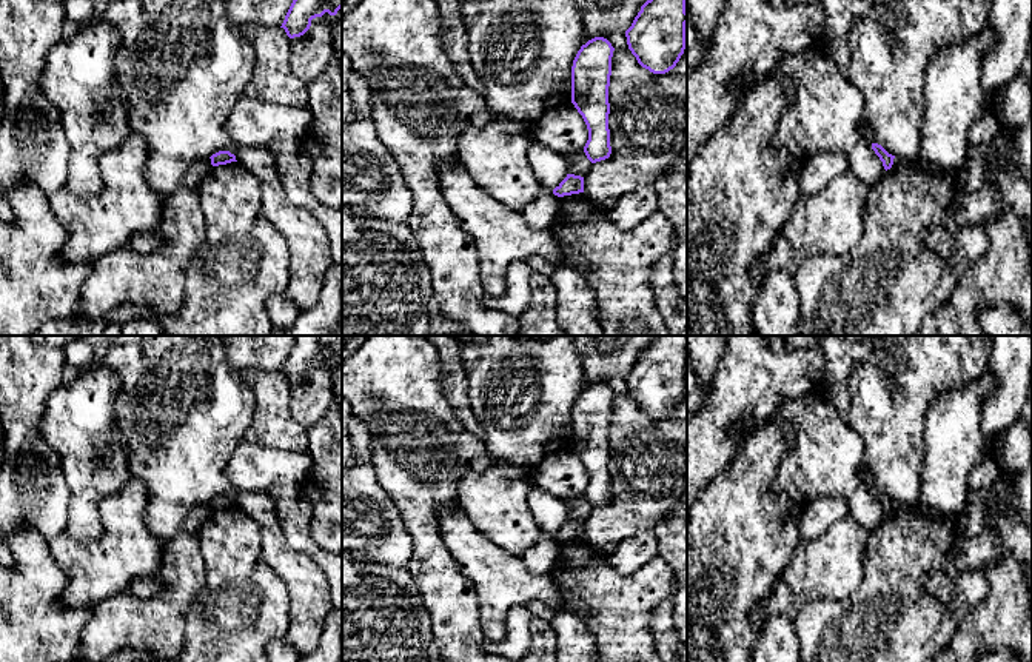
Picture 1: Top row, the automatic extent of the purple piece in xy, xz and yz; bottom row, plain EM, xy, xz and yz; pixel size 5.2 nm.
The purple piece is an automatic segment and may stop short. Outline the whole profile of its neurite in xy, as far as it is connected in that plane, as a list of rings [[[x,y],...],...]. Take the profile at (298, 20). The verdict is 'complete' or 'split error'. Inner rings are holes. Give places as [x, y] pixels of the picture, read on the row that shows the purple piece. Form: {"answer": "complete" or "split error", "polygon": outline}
{"answer": "complete", "polygon": [[[293,0],[280,28],[290,38],[303,35],[311,20],[322,17],[325,12],[336,15],[342,8],[342,0]]]}

